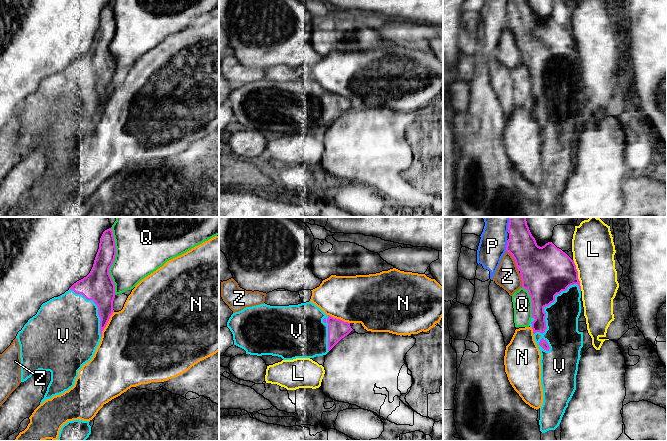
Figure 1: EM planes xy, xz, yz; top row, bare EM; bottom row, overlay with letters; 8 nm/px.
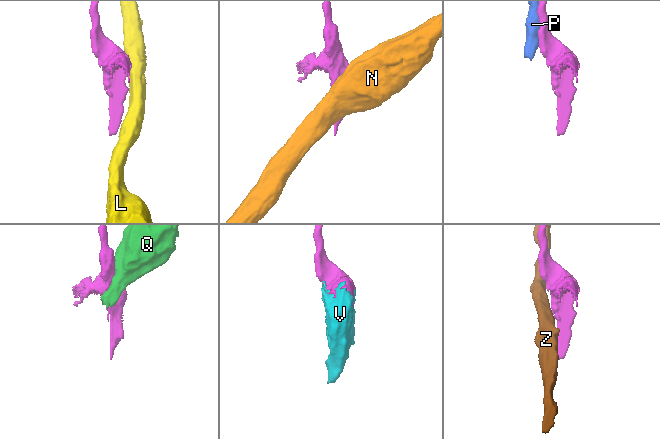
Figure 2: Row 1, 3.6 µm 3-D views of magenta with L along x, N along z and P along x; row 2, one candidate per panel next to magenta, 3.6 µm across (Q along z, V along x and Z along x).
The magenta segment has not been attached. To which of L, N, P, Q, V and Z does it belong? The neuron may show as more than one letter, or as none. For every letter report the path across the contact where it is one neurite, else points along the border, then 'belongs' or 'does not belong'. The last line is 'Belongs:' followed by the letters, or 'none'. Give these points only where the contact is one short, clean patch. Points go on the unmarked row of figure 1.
L: does not belong
N: does not belong
P: does not belong
Q: does not belong
V: belongs
Z: does not belong
Belongs: V

